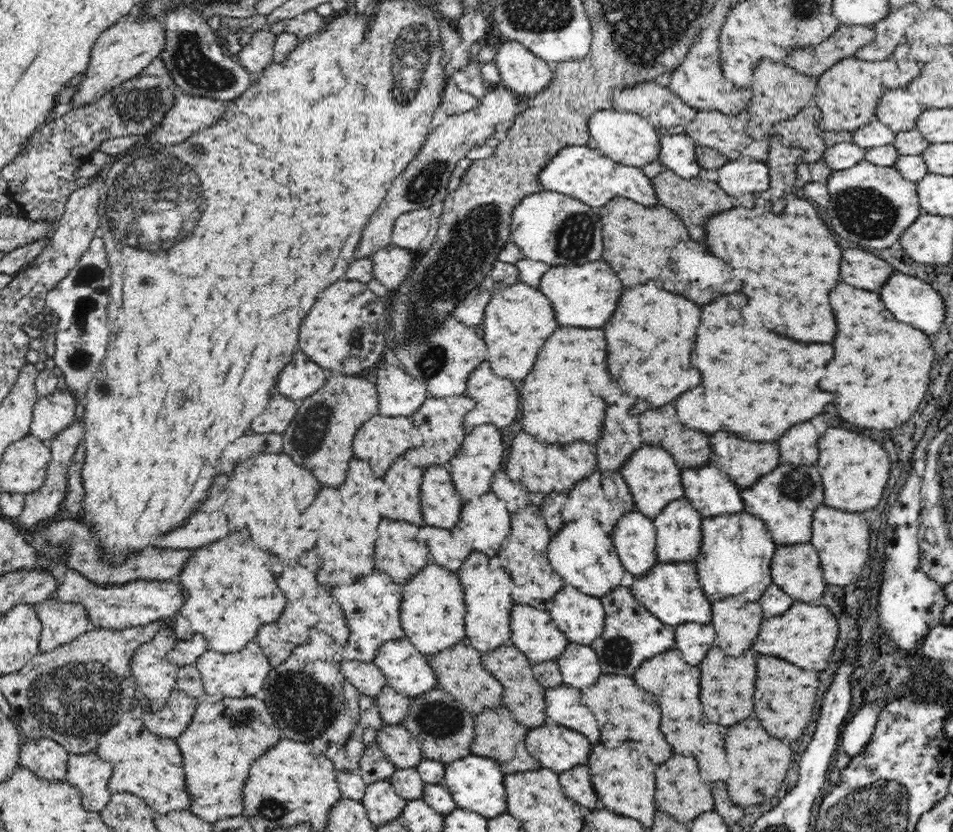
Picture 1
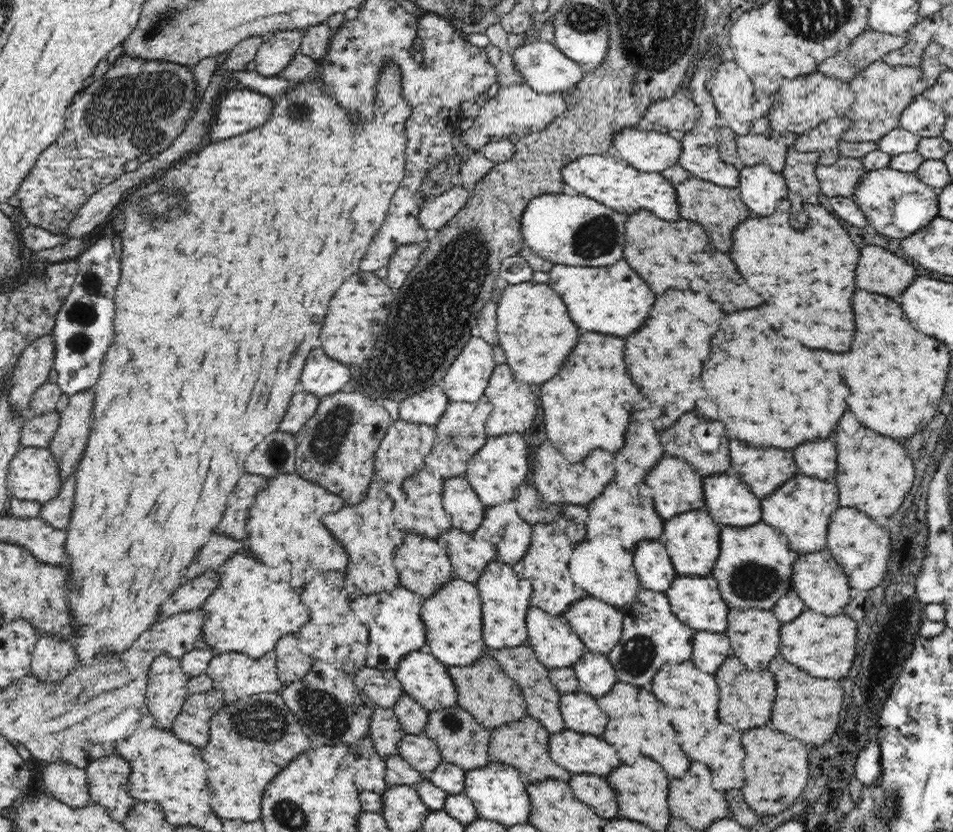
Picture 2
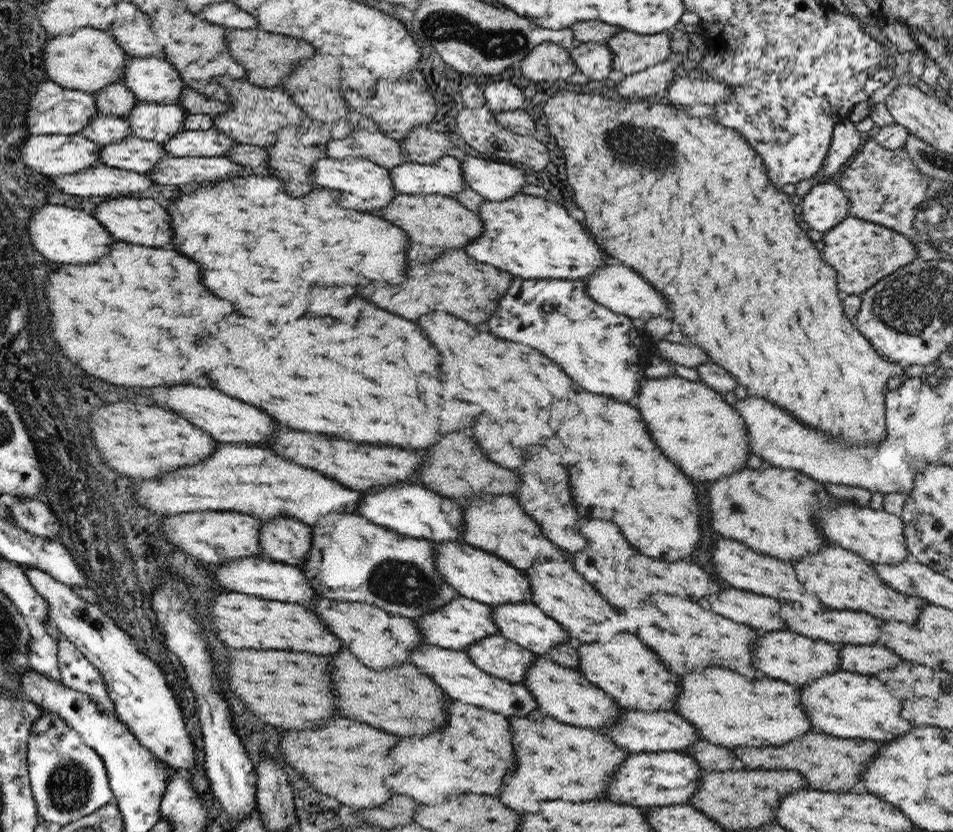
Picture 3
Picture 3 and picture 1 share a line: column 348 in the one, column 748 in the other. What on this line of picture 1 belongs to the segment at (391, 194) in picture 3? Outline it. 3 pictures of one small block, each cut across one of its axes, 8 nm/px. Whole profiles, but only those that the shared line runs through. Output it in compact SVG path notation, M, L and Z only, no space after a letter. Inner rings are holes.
M744 157L729 160L716 169L717 183L736 206L754 208L760 192L770 188L770 173L766 163Z

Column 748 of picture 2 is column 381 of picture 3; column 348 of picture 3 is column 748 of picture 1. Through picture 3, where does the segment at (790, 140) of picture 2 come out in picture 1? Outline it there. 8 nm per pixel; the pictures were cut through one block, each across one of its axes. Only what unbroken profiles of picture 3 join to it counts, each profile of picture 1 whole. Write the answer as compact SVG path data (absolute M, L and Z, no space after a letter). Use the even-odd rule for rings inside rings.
M698 110L696 116L685 124L685 136L688 136L694 146L704 147L706 149L716 150L717 153L722 153L729 160L737 160L748 157L754 161L767 163L768 150L772 144L768 137L762 140L753 140L744 133L744 124L748 122L747 114L740 112L736 116L727 114L722 110Z

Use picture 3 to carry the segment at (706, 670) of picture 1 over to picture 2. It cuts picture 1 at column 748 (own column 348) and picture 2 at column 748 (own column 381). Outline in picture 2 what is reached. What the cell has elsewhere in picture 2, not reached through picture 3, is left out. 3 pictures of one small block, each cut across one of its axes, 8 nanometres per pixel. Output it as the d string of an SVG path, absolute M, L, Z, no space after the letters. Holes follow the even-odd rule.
M732 654L724 659L723 665L715 672L715 681L720 690L718 702L718 718L722 724L730 724L736 730L750 730L762 726L770 720L772 702L774 702L774 676L768 670L748 670L739 658Z

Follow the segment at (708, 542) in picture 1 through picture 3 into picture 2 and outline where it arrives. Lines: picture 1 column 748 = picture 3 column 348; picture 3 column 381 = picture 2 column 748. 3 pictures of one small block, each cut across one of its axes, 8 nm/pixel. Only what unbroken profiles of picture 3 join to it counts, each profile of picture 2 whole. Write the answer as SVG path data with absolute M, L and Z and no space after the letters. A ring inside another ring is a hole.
M763 521L754 526L721 526L720 556L710 576L717 582L729 608L771 610L779 598L792 591L792 566L798 554L790 550L786 538Z

